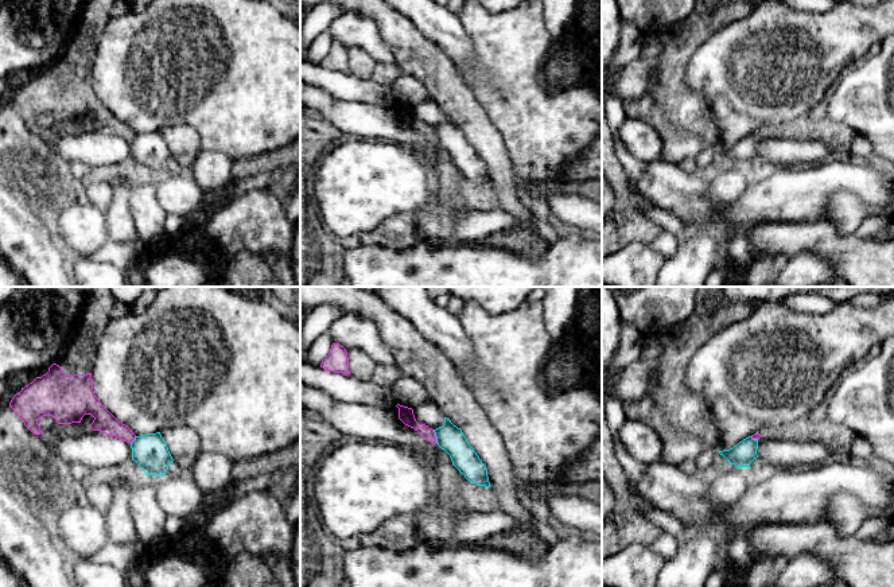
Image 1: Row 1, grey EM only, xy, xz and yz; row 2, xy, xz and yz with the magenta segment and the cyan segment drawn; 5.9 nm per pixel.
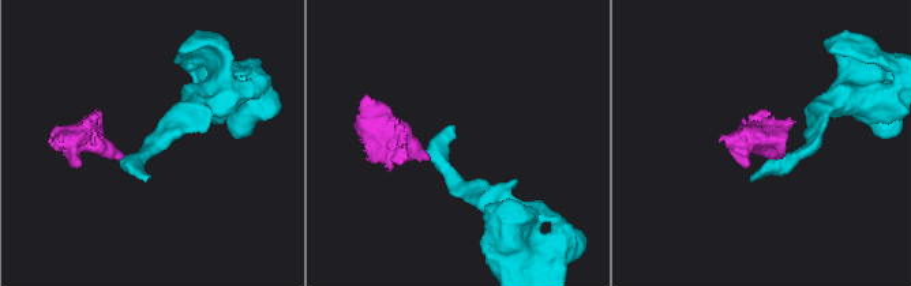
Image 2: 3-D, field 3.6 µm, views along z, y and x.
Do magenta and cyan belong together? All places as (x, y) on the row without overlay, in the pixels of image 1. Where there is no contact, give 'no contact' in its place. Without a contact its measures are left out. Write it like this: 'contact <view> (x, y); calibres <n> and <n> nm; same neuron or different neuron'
contact xz (435, 135); calibres 90 and 160 nm; different neuron

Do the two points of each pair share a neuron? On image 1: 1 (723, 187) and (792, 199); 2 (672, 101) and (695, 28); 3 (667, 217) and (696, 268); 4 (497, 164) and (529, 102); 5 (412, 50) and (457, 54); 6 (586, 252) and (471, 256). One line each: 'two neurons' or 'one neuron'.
1: two neurons
2: one neuron
3: one neuron
4: two neurons
5: two neurons
6: one neuron

